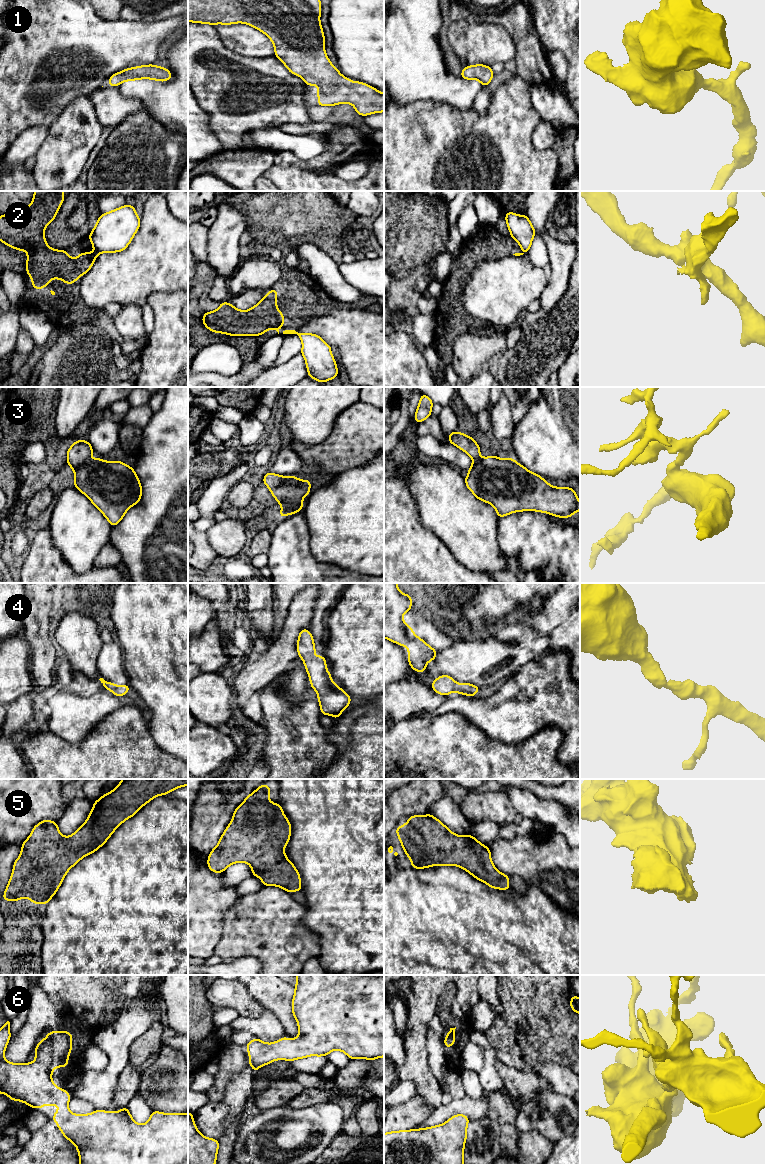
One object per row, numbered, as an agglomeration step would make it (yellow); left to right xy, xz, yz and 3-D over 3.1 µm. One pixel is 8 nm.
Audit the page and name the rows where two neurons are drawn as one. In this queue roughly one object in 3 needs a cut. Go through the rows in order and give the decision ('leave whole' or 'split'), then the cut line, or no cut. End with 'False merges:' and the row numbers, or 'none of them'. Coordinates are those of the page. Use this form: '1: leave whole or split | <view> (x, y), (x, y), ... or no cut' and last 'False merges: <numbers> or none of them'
1: leave whole | no cut
2: split | xy (96, 250), (99, 252)
3: leave whole | no cut
4: leave whole | no cut
5: leave whole | no cut
6: leave whole | no cut
False merges: 2

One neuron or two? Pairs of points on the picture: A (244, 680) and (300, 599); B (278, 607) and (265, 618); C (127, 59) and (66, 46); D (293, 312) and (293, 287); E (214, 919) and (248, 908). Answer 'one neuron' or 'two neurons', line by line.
A: one neuron
B: two neurons
C: one neuron
D: one neuron
E: two neurons

